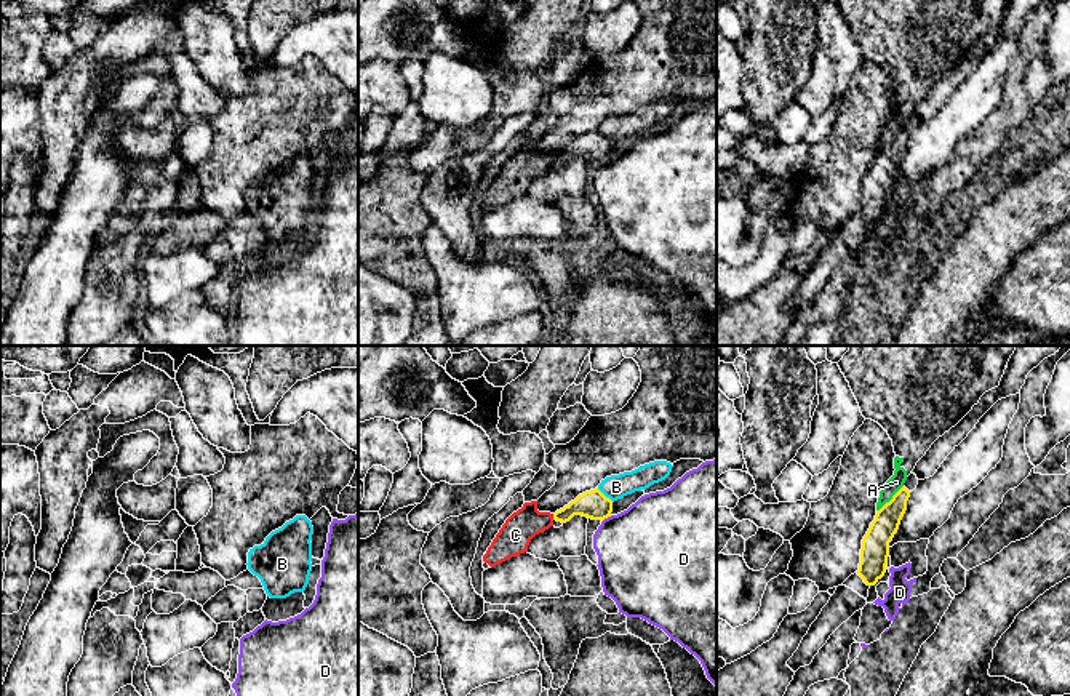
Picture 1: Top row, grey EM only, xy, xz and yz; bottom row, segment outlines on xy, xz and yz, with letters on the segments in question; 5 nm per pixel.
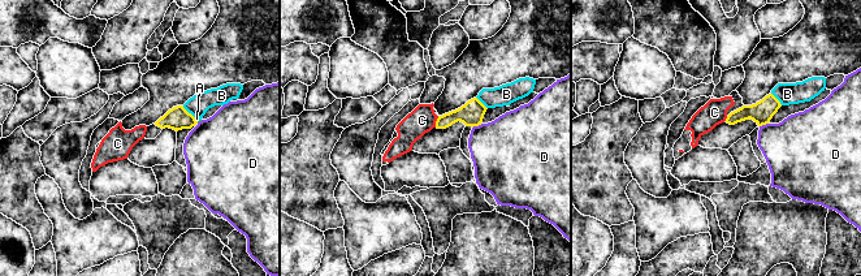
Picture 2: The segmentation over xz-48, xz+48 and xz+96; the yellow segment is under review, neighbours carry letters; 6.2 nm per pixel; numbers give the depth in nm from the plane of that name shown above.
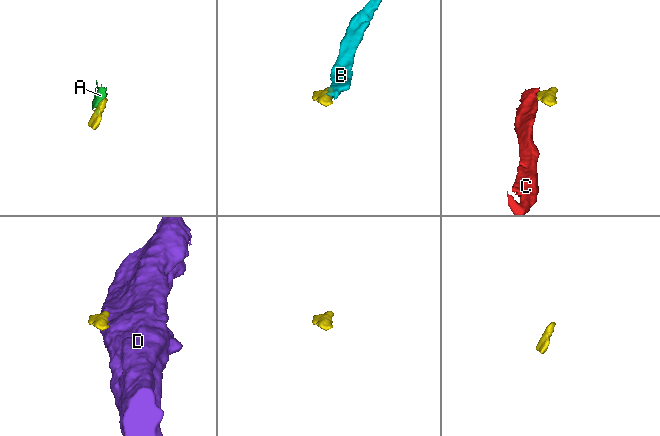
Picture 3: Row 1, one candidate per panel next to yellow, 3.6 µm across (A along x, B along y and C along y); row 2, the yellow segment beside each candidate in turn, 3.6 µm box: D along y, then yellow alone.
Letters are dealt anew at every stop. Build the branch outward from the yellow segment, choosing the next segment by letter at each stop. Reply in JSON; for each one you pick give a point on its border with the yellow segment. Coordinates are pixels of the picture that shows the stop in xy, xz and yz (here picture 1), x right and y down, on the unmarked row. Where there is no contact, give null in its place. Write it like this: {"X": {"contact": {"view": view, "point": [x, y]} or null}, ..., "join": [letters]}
{"join": []}

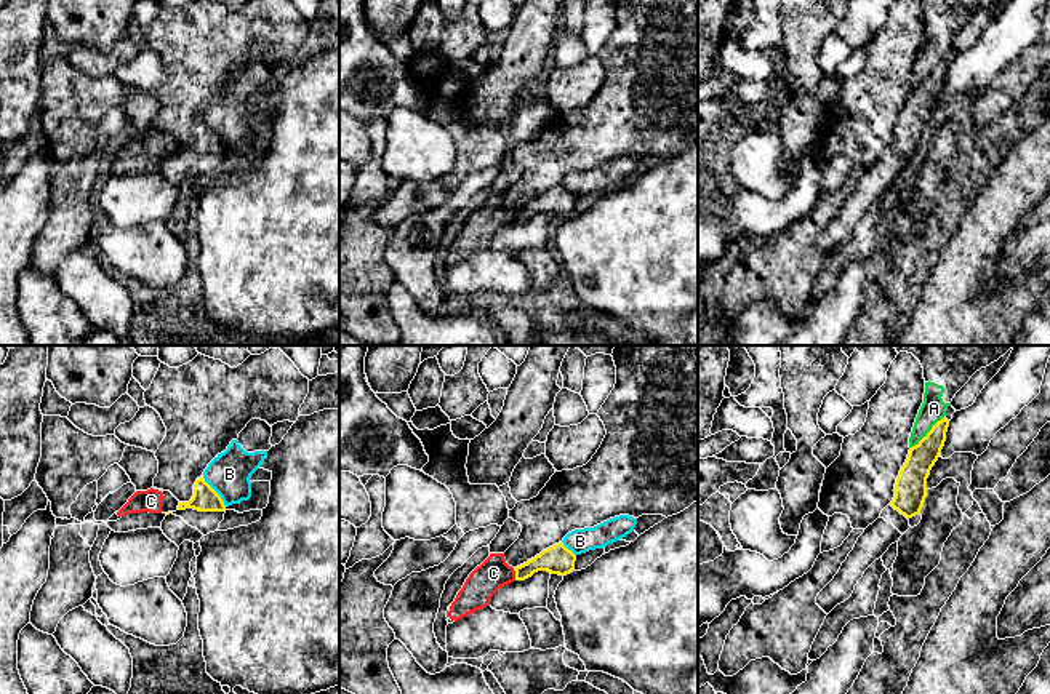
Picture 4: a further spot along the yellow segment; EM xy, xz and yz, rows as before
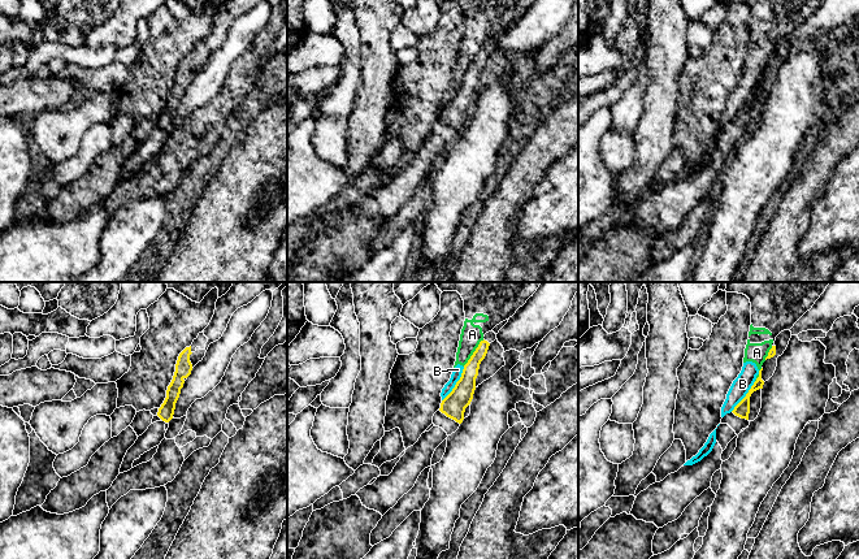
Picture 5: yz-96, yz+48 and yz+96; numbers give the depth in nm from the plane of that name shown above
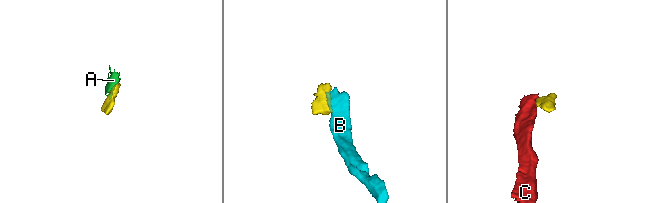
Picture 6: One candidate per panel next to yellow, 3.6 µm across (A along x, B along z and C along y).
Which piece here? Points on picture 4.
{"join": []}

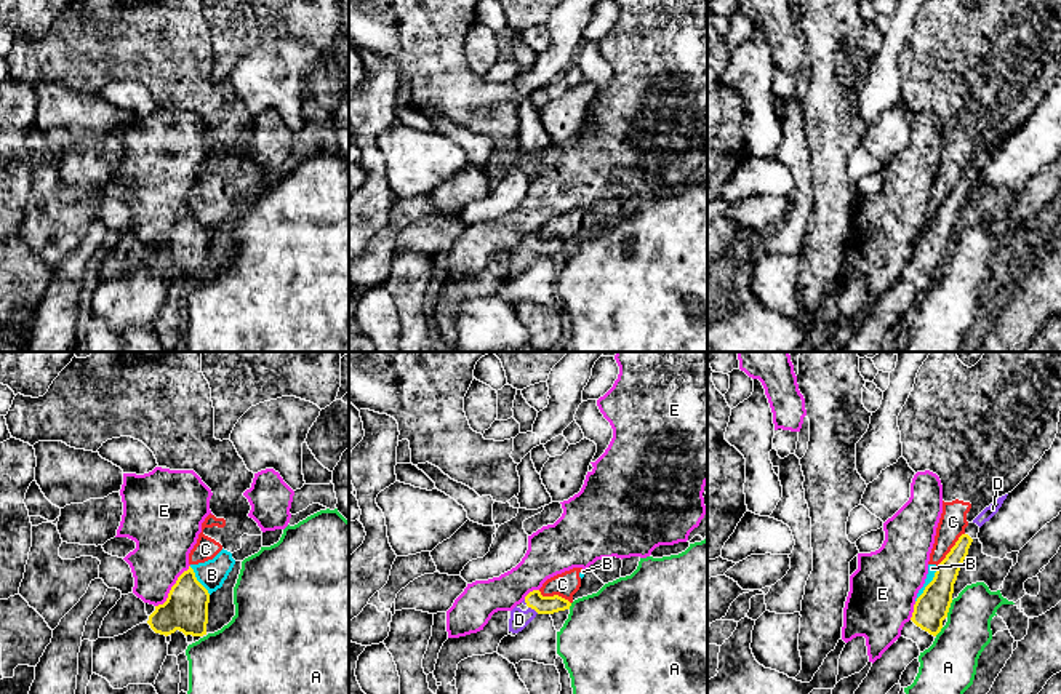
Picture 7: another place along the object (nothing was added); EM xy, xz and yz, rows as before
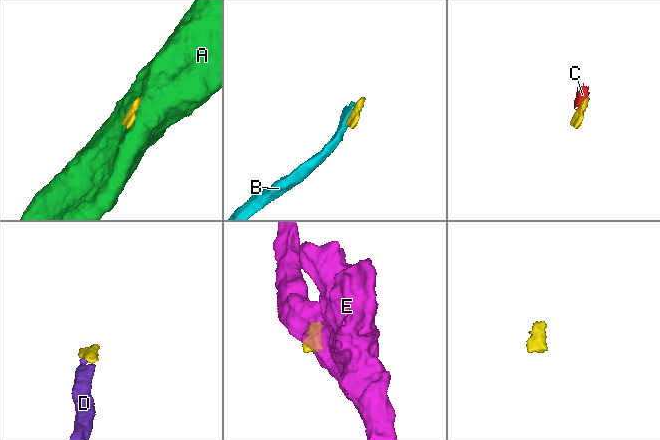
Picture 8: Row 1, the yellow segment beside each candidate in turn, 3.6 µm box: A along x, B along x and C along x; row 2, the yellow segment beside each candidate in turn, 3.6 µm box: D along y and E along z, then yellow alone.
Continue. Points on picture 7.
{"D": {"contact": {"view": "xz", "point": [533, 250]}}, "join": ["D"]}

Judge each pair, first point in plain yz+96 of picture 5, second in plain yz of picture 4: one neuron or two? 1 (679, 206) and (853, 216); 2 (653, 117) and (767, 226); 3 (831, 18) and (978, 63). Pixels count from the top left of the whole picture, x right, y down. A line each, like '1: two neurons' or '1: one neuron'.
1: one neuron
2: two neurons
3: one neuron

